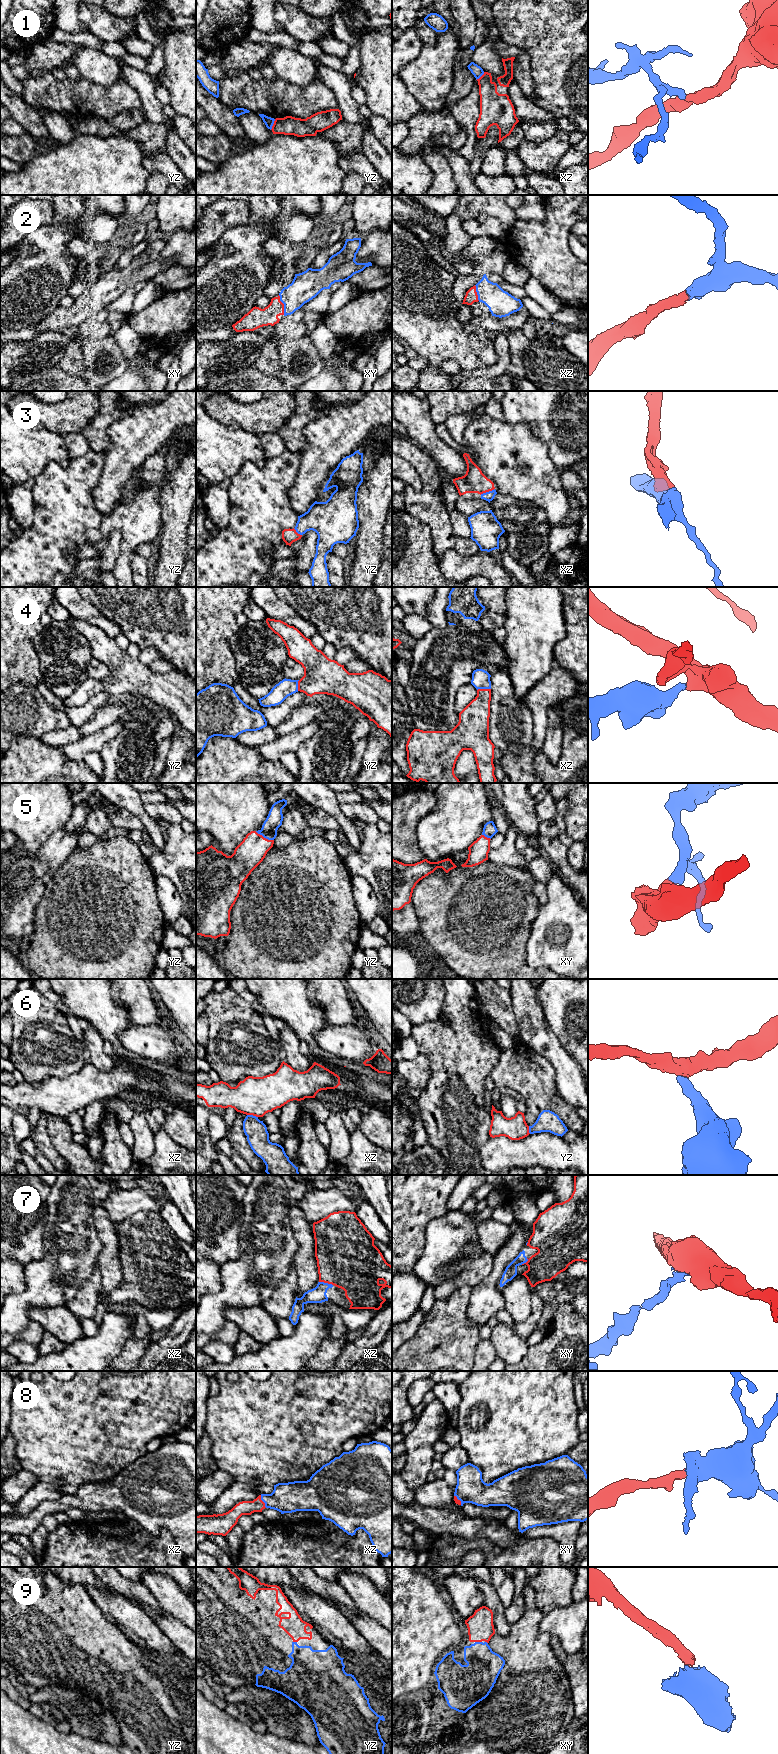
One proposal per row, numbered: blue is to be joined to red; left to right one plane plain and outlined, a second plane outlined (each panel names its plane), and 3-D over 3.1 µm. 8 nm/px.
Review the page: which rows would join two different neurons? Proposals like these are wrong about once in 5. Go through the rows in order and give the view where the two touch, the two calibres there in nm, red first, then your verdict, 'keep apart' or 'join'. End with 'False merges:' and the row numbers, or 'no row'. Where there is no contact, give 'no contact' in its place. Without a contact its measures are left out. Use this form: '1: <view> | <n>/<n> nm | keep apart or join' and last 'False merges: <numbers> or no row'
1: yz | 150/70 nm | keep apart
2: xy | 160/220 nm | join
3: xz | 190/80 nm | join
4: xz | 240/140 nm | join
5: yz | 220/130 nm | join
6: xz | 320/180 nm | keep apart
7: xz | 480/130 nm | join
8: xz | 110/240 nm | join
9: xy | 220/280 nm | join
False merges: 1, 6

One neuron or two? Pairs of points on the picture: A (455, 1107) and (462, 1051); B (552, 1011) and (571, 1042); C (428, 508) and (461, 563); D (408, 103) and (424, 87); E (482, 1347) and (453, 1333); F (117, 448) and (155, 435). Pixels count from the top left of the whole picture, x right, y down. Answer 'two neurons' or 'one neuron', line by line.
A: one neuron
B: one neuron
C: two neurons
D: two neurons
E: two neurons
F: one neuron

